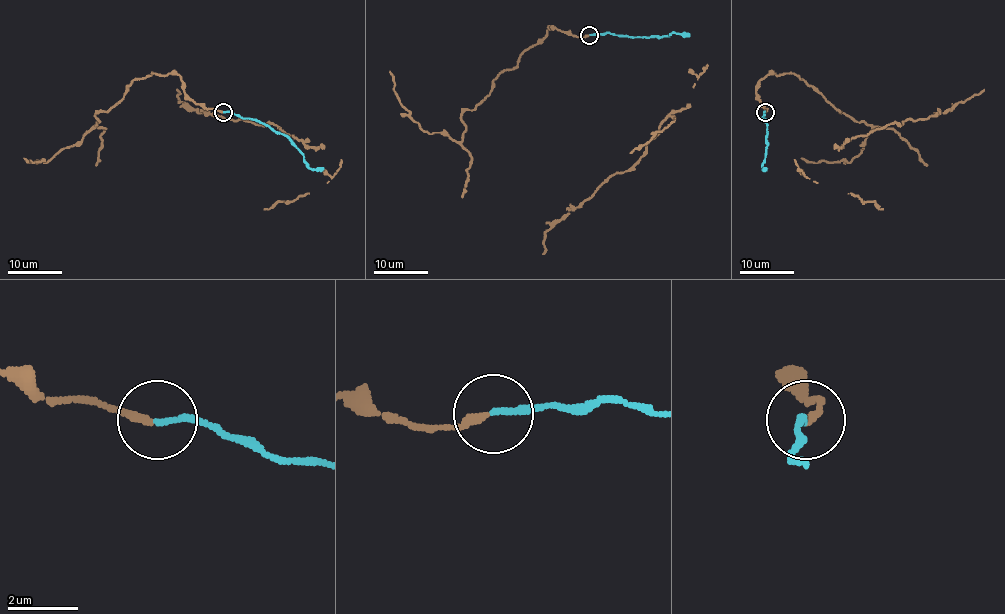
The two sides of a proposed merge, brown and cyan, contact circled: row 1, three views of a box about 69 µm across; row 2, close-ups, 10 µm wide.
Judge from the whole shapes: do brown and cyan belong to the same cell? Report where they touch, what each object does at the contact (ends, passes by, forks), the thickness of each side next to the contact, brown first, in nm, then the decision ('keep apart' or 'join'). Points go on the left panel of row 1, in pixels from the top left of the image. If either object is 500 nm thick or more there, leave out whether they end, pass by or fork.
(223, 112) | brown ends | cyan ends | 200/170 nm | join

